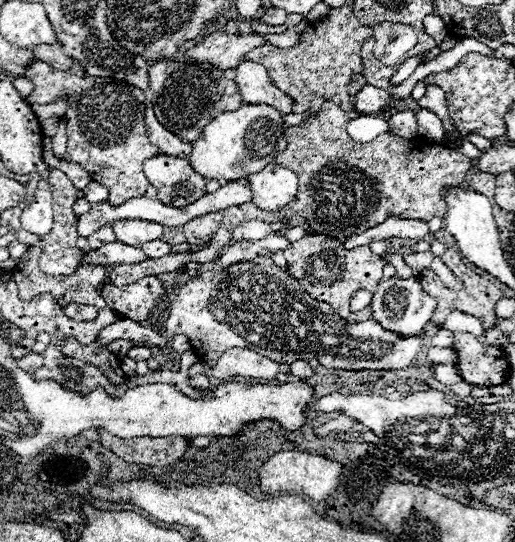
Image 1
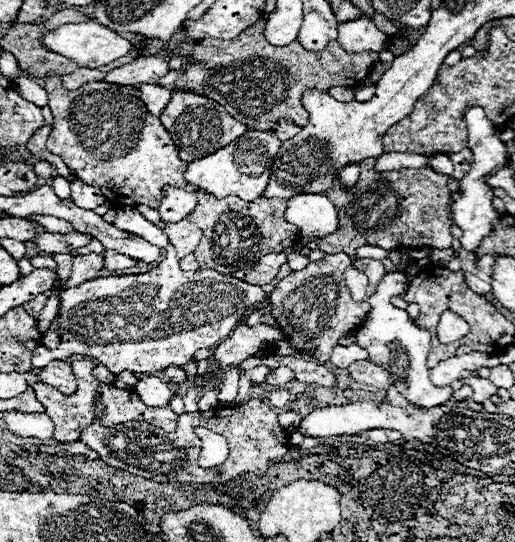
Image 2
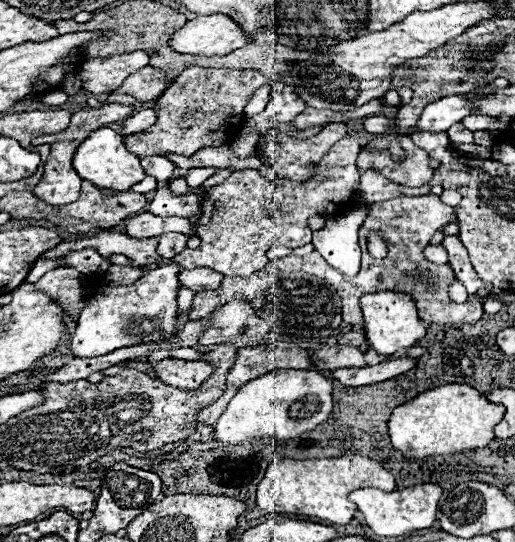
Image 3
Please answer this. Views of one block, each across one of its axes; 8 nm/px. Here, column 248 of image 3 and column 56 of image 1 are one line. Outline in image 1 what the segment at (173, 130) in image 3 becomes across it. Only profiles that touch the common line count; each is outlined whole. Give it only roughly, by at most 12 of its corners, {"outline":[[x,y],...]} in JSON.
{"outline":[[32,62],[30,104],[68,98],[66,162],[146,192],[144,90]]}

